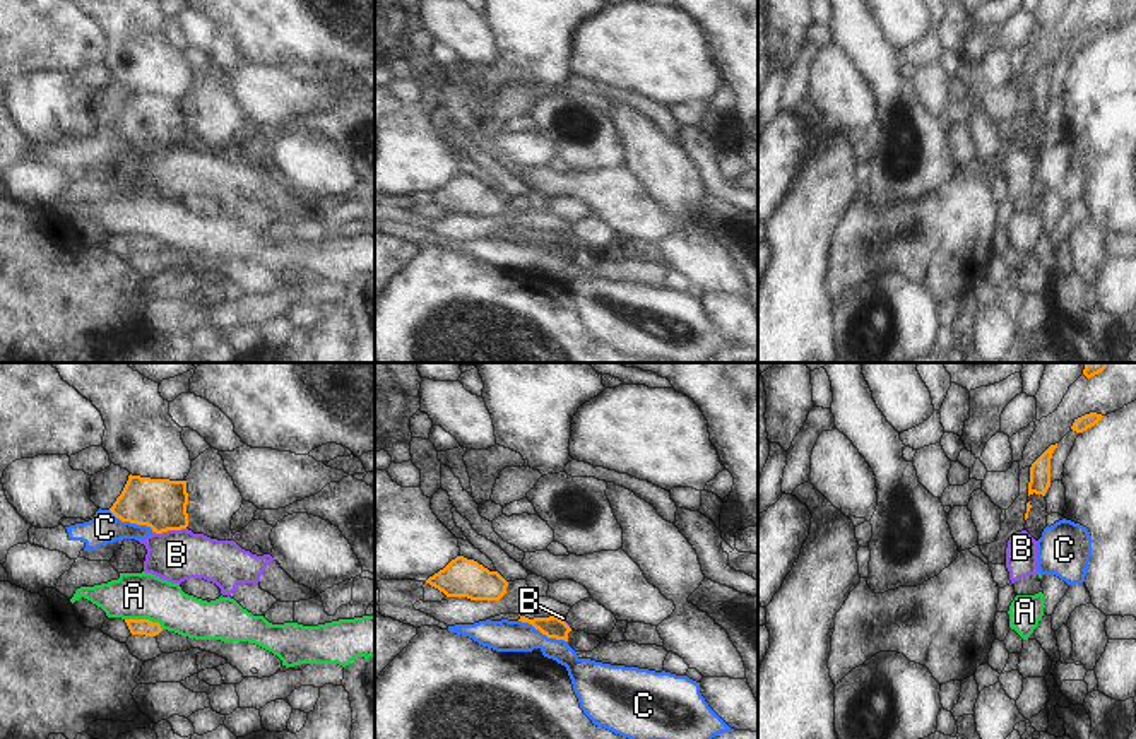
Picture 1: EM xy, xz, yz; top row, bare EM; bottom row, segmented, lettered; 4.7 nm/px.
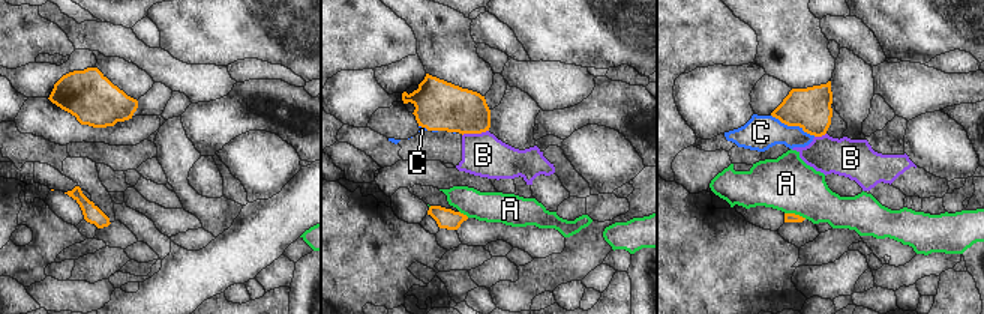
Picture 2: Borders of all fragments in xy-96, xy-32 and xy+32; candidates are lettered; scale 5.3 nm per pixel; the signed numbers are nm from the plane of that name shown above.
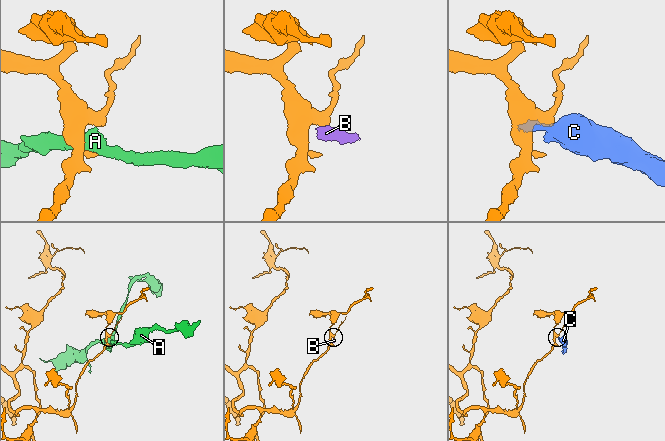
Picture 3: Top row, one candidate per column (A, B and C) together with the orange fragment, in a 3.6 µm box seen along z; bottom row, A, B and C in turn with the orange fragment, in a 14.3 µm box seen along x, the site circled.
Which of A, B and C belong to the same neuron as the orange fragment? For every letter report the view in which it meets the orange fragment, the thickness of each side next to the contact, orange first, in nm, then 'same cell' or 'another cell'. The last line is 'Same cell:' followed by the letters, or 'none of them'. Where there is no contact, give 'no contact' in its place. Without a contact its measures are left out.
A: contact in xy; calibres 80 and 220 nm; another cell
B: contact in xy; calibres 240 and 240 nm; another cell
C: contact in xz; calibres 100 and 150 nm; another cell
Same cell: none of them

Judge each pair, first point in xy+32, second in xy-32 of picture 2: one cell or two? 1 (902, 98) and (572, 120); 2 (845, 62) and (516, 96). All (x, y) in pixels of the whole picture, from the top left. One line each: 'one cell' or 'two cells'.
1: two cells
2: one cell

